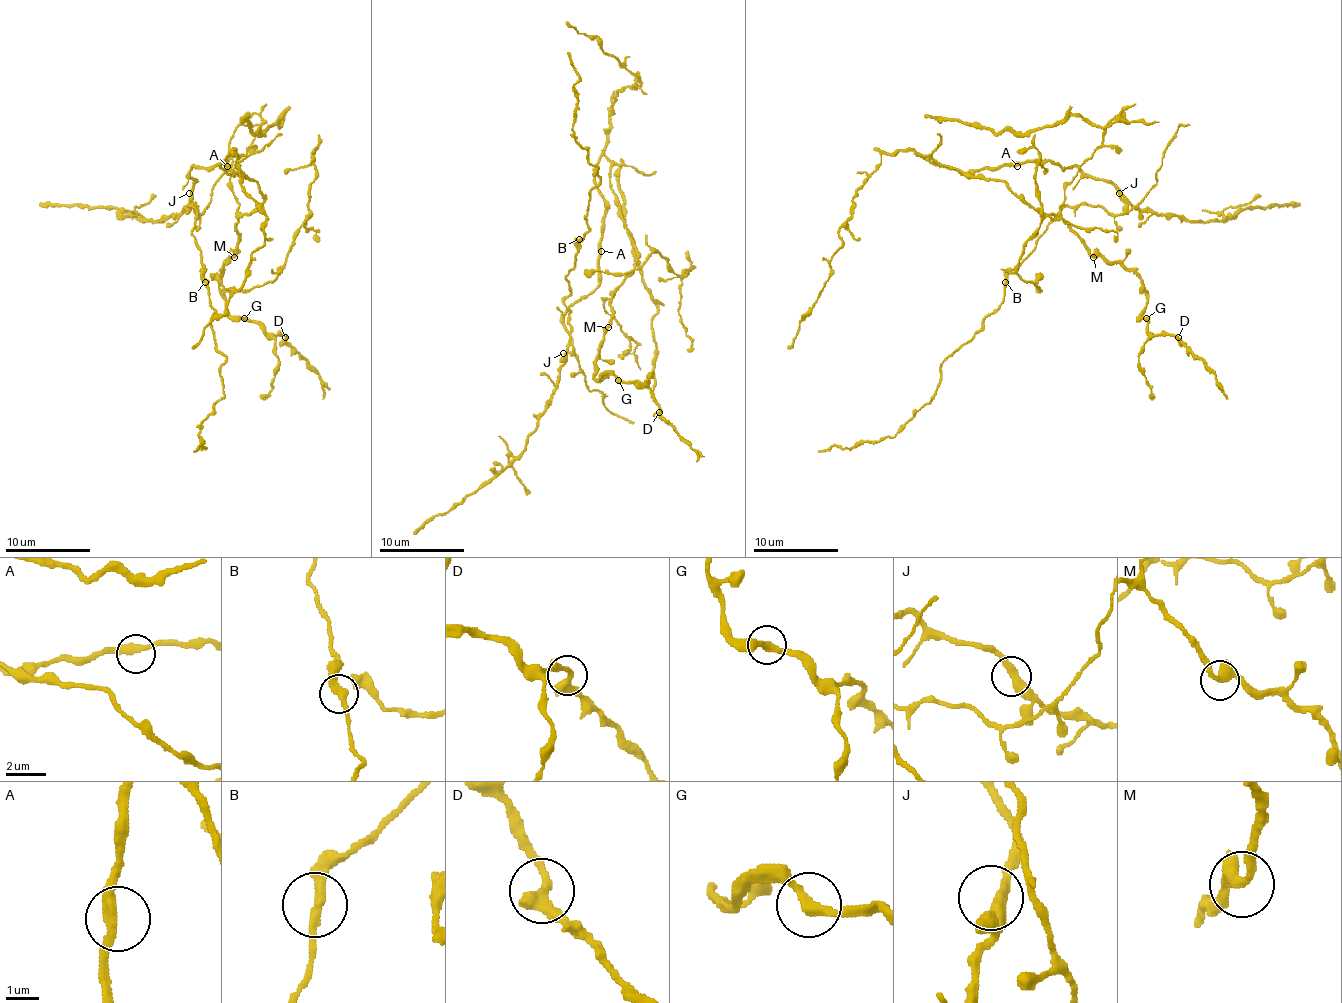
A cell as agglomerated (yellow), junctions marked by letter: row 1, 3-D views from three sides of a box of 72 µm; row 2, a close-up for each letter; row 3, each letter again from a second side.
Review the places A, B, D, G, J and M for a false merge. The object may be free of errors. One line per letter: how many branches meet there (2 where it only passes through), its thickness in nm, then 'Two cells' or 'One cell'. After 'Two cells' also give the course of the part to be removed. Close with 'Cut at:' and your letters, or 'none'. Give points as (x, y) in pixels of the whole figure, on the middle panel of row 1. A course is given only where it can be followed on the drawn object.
A: Branches: 2. Thickness 340 nm. One cell
B: Branches: 2. Thickness 320 nm. One cell
D: Branches: 2. Thickness 360 nm. One cell
G: Branches: 2. Thickness 320 nm. One cell
J: Branches: 2. Thickness 360 nm. One cell
M: Branches: 2. Thickness 400 nm. One cell
Cut at: none

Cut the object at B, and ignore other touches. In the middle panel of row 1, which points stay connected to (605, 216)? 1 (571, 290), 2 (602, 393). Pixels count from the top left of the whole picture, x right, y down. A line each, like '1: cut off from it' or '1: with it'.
1: cut off from it
2: cut off from it

